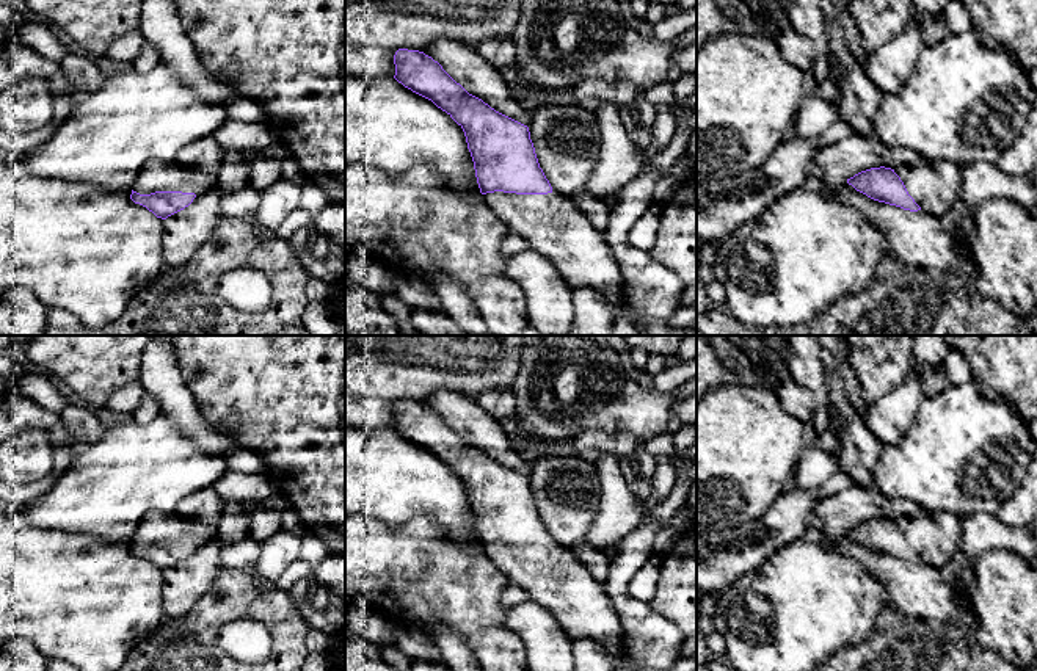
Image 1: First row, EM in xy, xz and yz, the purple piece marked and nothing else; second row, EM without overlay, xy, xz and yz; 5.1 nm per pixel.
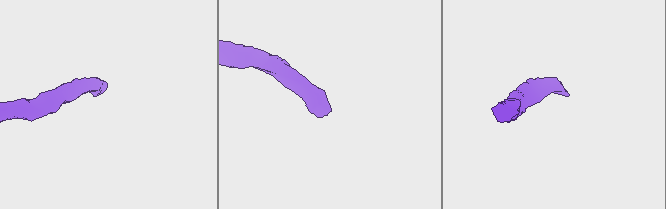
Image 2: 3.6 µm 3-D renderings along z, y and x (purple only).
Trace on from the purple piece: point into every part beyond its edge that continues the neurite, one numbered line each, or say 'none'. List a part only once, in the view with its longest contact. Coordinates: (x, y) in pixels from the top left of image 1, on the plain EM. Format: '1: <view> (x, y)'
1: xz (553, 577)

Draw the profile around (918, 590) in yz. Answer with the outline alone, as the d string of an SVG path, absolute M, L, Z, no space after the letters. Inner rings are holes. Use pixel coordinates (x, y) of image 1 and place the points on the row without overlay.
M847 531L836 538L824 535L824 544L855 558L886 588L890 604L905 616L926 621L955 621L963 607L959 600L957 575L965 561L963 550L937 569L924 561L910 563L874 552L857 542Z

